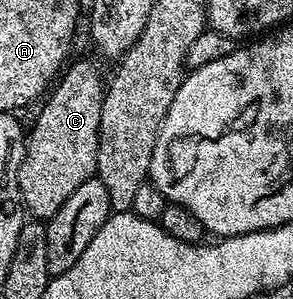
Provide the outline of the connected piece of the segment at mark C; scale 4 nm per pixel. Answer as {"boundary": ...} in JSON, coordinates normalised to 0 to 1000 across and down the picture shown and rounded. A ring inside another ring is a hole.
{"boundary":[[[273,197],[235,207],[225,234],[195,261],[184,288],[147,334],[150,361],[130,381],[130,411],[116,415],[89,452],[82,535],[61,565],[61,619],[75,689],[99,722],[123,739],[160,739],[225,686],[239,645],[280,619],[280,605],[328,585],[334,538],[334,472],[341,468],[341,395],[348,338],[362,301],[358,268],[341,268],[341,237],[314,211]]]}

